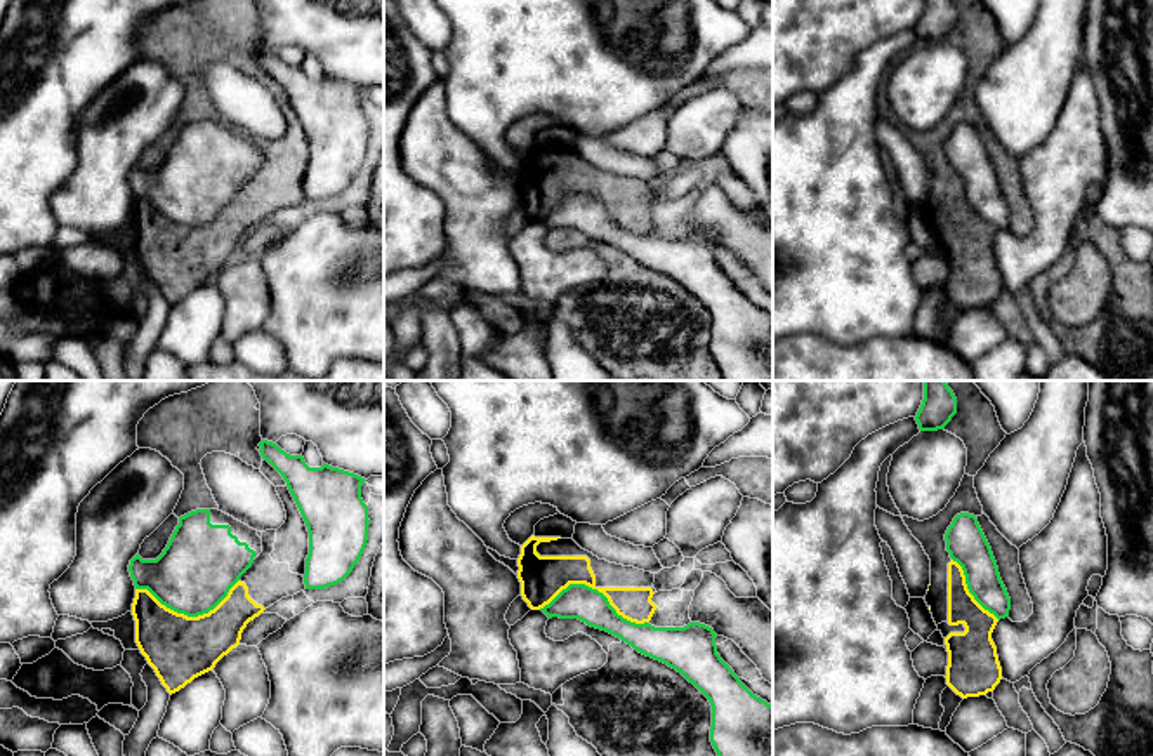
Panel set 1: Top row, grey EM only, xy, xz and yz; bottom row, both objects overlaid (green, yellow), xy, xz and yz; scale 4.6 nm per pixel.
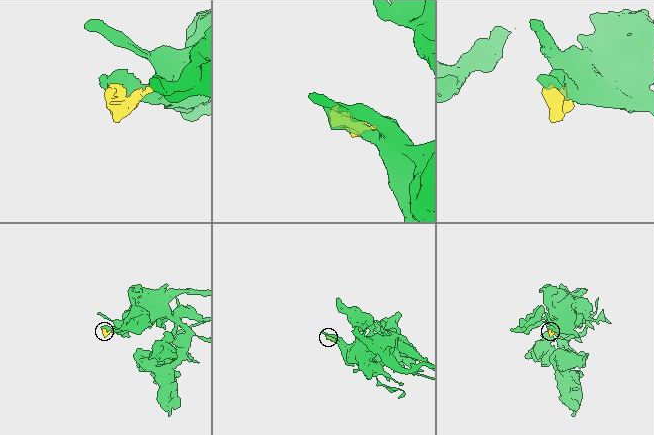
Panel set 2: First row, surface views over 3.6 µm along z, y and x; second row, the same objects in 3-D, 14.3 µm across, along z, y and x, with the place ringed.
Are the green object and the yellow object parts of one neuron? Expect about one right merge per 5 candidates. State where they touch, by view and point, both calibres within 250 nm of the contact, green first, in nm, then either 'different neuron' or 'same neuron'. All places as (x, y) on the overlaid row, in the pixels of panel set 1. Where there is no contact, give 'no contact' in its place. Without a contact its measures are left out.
xz (594, 590) | 160/200 nm | different neuron

